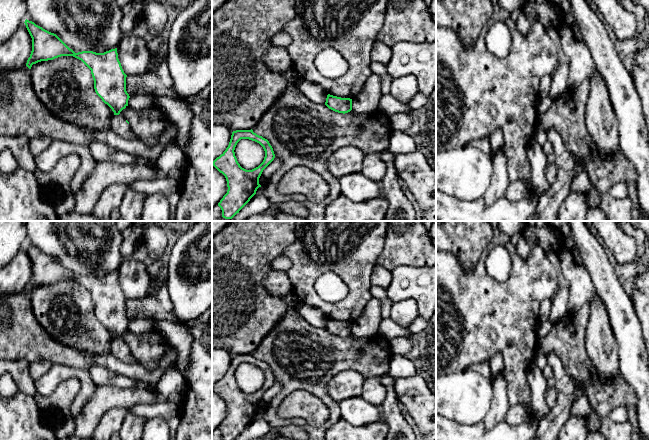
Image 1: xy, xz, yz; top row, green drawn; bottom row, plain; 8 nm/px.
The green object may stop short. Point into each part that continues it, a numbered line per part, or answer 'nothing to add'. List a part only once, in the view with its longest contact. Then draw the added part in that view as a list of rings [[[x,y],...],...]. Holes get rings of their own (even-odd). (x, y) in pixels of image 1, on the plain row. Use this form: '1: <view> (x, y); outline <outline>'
nothing to add

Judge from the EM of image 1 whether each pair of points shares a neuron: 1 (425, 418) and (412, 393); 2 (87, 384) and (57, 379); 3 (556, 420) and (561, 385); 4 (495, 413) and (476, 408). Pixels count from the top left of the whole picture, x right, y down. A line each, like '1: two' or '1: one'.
1: one
2: one
3: one
4: two

